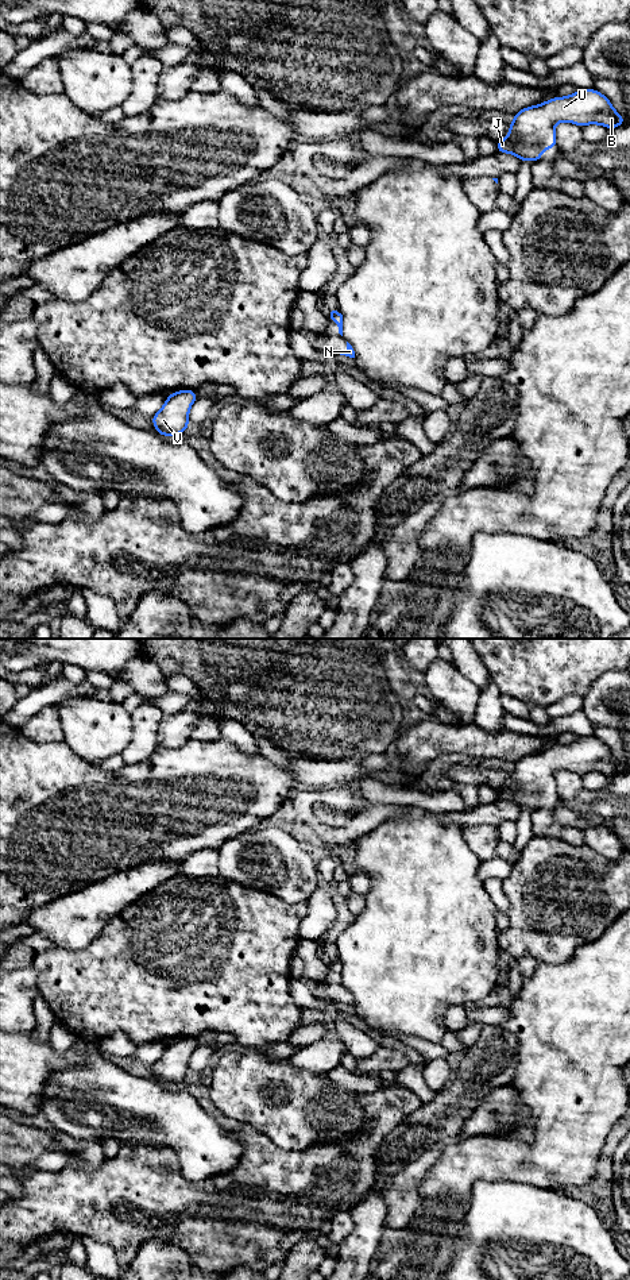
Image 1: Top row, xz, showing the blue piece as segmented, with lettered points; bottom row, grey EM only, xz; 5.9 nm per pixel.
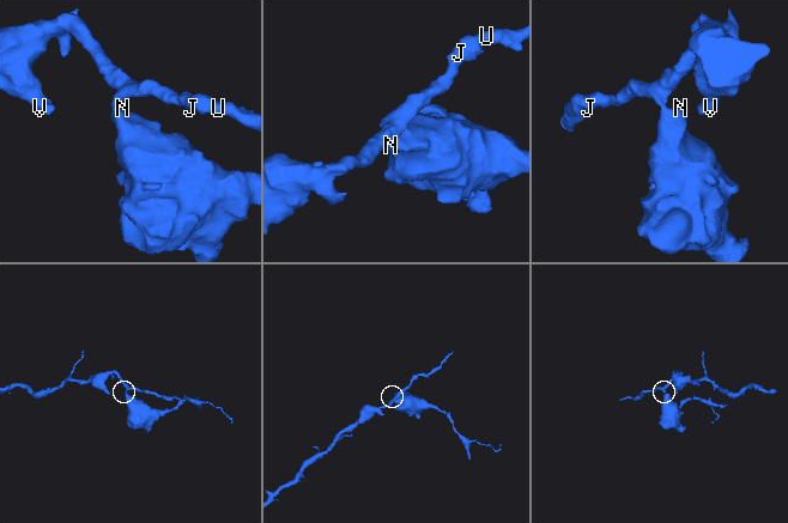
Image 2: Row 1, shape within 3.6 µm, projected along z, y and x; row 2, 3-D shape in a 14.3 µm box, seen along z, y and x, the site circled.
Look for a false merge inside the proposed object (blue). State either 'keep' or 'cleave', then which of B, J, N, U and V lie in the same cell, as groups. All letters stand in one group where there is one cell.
cleave; B J U V / N

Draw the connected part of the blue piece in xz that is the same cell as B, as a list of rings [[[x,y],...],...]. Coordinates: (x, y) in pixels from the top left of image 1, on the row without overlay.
[[[580,737],[571,744],[553,745],[518,759],[509,772],[509,784],[496,790],[496,802],[514,802],[519,809],[540,809],[544,797],[557,794],[554,772],[561,770],[580,775],[599,772],[612,778],[623,774],[626,767],[599,739]]]

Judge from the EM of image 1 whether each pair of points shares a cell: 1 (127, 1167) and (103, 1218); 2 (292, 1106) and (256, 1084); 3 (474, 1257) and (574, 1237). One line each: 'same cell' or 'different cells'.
1: same cell
2: same cell
3: same cell

